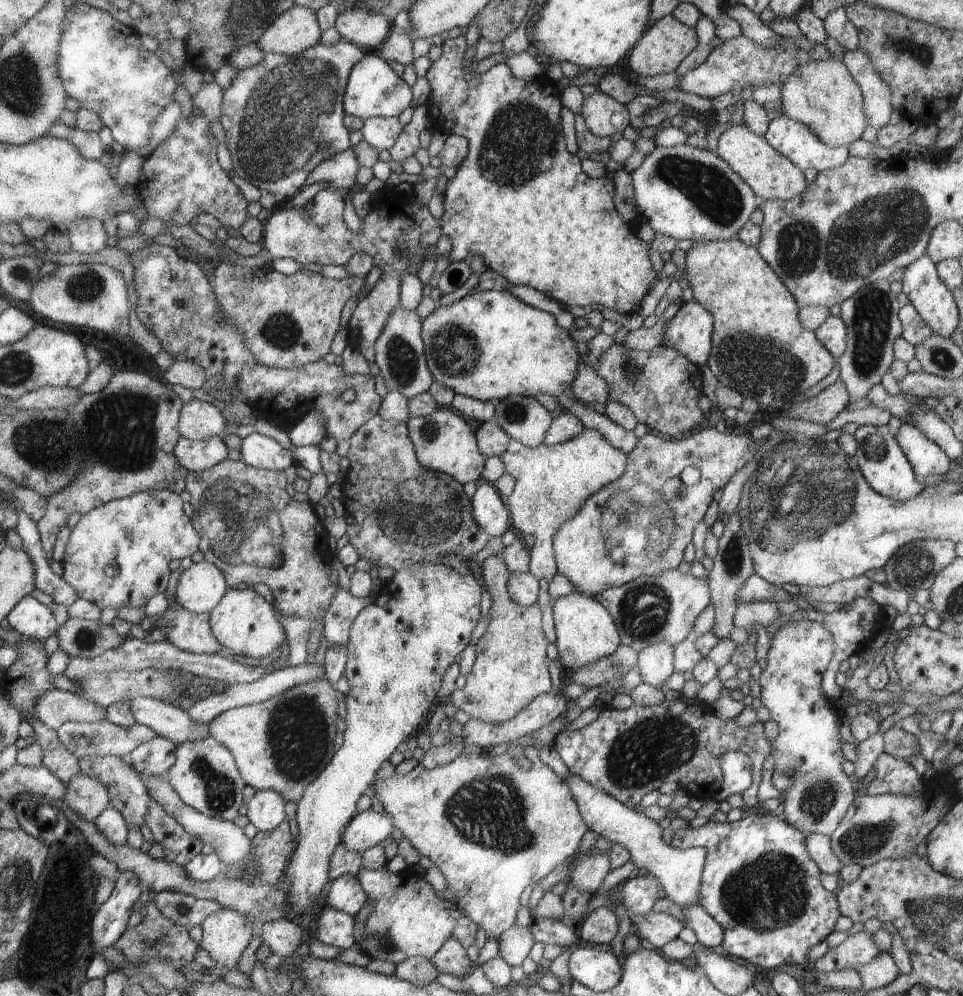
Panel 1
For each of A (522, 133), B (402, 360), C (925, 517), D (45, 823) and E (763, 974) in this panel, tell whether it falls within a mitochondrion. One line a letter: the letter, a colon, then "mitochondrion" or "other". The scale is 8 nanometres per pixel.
A: mitochondrion
B: mitochondrion
C: other
D: mitochondrion
E: other

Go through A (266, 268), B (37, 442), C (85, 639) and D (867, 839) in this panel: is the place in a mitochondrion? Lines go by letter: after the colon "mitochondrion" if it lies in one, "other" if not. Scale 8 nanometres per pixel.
A: other
B: mitochondrion
C: mitochondrion
D: mitochondrion

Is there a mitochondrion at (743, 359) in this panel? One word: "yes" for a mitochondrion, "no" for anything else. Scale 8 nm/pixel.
yes

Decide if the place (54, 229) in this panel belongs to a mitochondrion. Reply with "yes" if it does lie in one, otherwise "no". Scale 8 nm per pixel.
no

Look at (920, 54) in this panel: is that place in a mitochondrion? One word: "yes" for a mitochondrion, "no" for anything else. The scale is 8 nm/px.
yes

